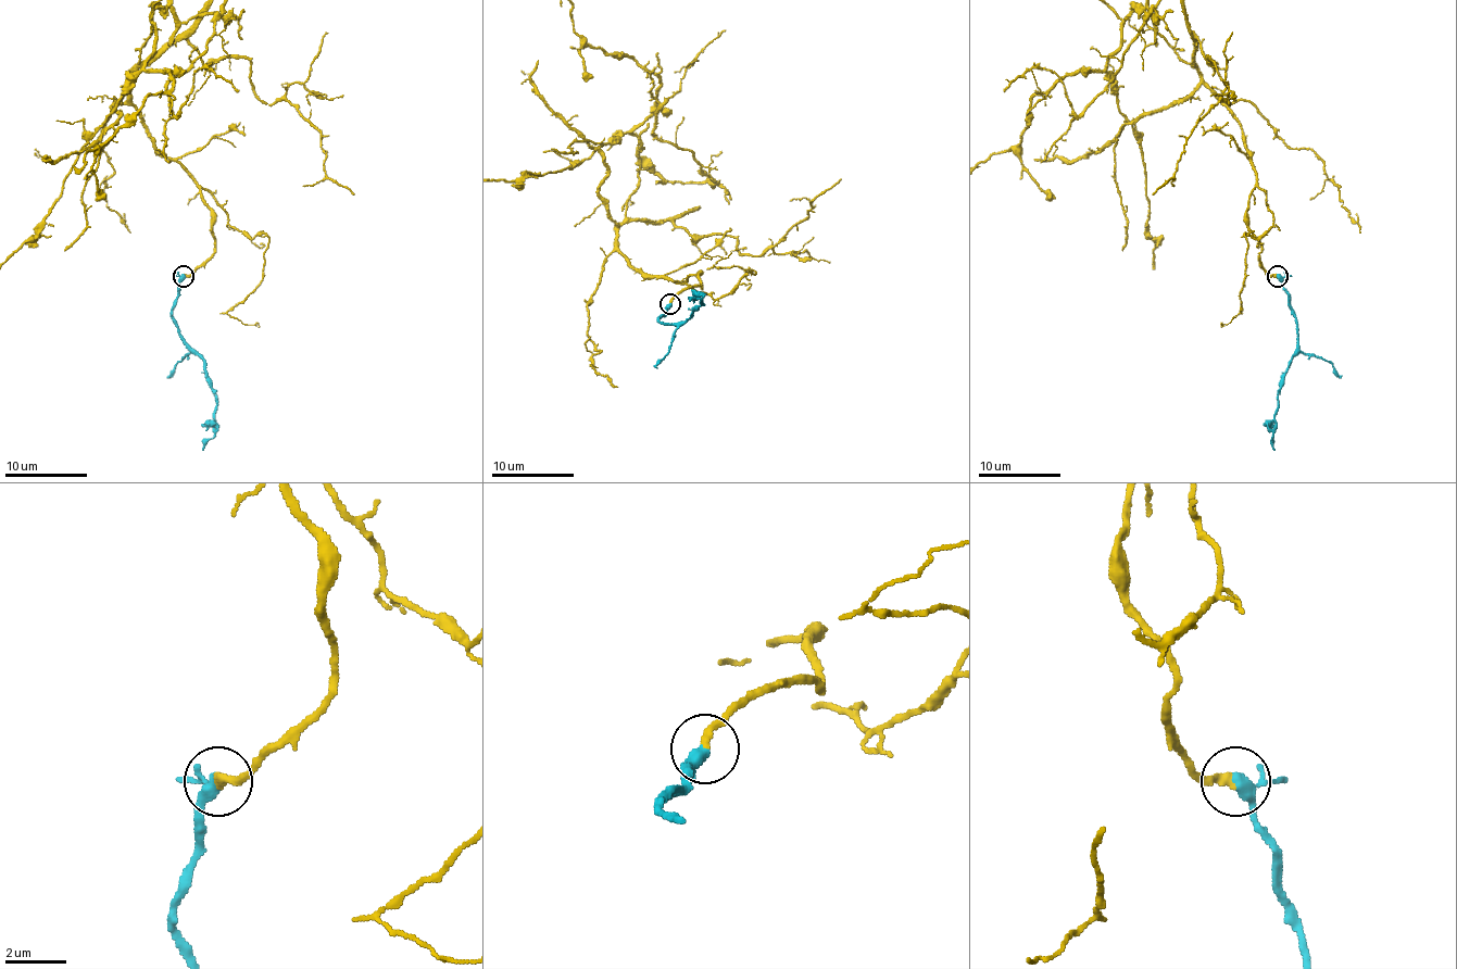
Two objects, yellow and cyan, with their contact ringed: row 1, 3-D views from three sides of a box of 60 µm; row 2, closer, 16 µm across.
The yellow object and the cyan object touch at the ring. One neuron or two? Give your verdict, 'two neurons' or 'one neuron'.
one neuron

